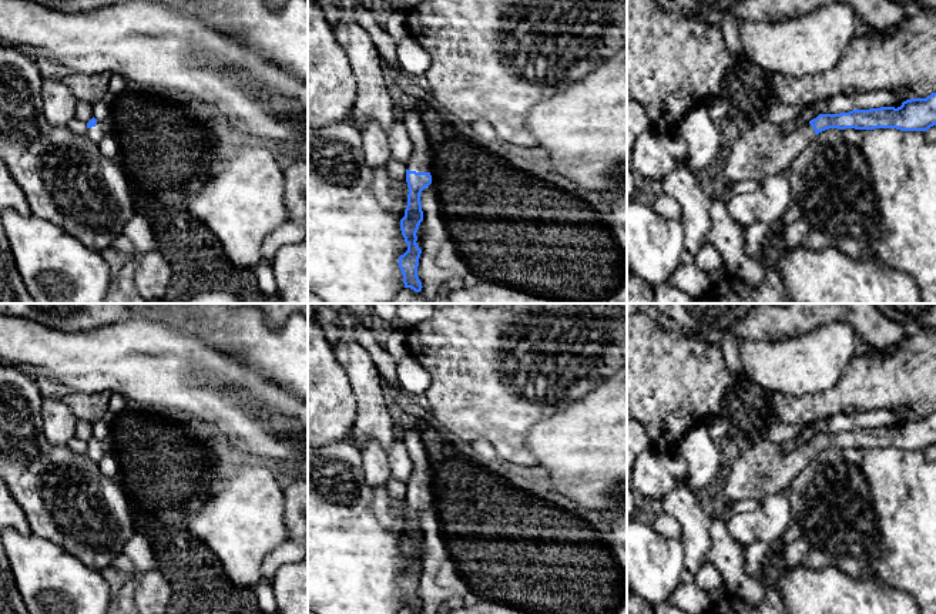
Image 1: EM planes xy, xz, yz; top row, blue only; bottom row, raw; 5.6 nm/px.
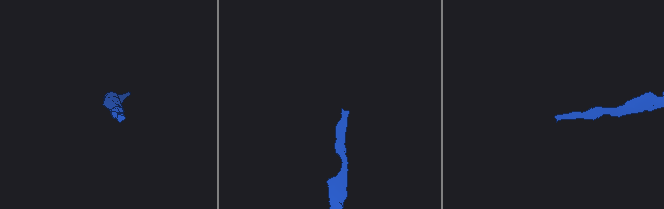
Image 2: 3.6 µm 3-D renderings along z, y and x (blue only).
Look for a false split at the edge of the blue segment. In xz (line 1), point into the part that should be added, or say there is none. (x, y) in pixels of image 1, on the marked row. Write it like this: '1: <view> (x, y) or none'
1: xz (412, 118)

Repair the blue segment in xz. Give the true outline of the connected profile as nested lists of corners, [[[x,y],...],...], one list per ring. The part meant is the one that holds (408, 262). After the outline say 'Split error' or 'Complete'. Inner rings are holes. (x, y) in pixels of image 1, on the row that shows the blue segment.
[[[406,100],[406,108],[403,114],[403,125],[412,141],[412,154],[406,164],[406,182],[409,188],[407,205],[405,217],[400,219],[400,229],[407,244],[407,251],[399,256],[399,268],[403,275],[405,288],[410,288],[415,292],[422,291],[422,282],[417,276],[417,266],[422,249],[416,244],[416,232],[423,221],[423,211],[420,202],[422,191],[432,184],[432,175],[429,172],[429,137],[422,121],[422,111],[425,110],[416,101]]]. Split error

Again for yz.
[[[936,93],[926,98],[910,98],[900,107],[852,110],[841,114],[819,114],[806,125],[785,134],[779,124],[742,125],[739,137],[727,145],[719,164],[718,181],[762,181],[786,170],[795,157],[822,131],[829,128],[896,128],[927,131],[936,125]]]. Split error

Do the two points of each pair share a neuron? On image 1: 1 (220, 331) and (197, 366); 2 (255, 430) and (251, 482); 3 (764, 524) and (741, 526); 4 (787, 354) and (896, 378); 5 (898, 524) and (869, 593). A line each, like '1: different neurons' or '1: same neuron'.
1: different neurons
2: different neurons
3: same neuron
4: different neurons
5: different neurons

